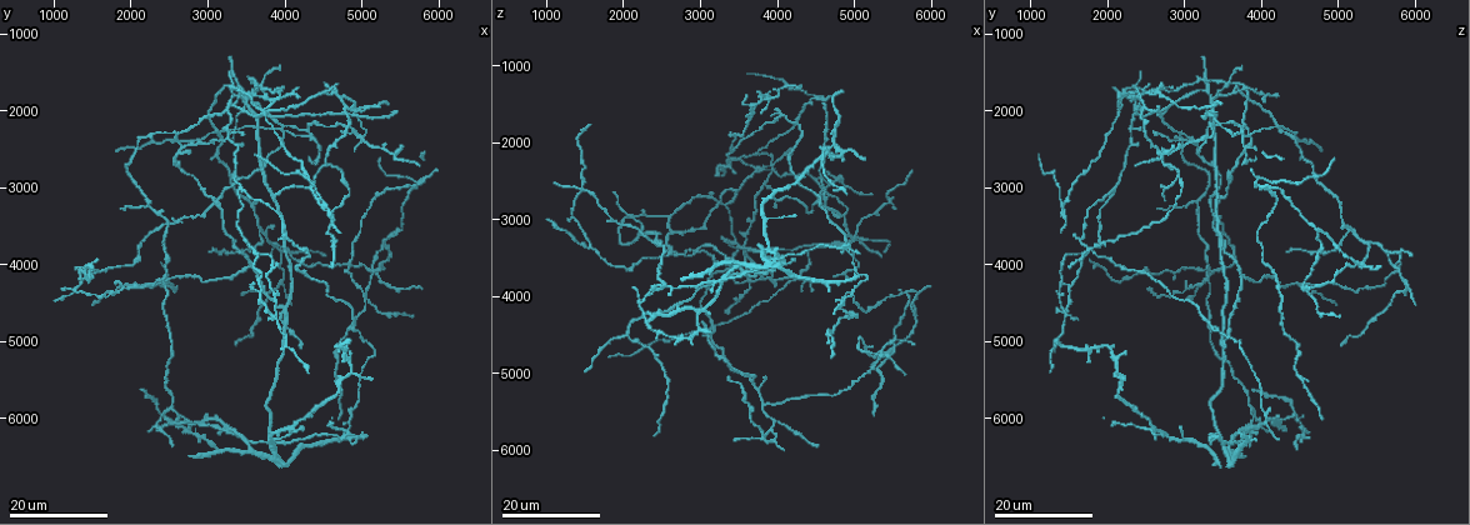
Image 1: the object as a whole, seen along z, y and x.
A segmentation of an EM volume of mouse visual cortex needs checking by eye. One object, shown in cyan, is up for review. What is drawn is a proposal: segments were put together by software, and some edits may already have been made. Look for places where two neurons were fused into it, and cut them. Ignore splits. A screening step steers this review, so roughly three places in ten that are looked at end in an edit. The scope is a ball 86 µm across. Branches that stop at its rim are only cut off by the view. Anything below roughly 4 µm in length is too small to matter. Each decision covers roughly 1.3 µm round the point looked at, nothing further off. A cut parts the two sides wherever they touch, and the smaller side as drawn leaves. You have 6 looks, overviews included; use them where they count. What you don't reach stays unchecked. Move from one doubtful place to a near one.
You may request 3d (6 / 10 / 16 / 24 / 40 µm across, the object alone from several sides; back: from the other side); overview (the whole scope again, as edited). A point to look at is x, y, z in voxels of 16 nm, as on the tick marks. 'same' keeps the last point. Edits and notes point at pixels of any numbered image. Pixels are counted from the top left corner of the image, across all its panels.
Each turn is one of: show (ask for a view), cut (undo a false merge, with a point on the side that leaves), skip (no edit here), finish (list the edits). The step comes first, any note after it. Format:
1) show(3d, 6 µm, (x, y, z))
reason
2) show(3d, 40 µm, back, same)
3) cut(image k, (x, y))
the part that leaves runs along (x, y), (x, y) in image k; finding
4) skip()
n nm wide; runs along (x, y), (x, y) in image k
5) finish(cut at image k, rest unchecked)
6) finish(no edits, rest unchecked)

show(3d, 24 µm, (3800, 1750, 2550))
three arms meet

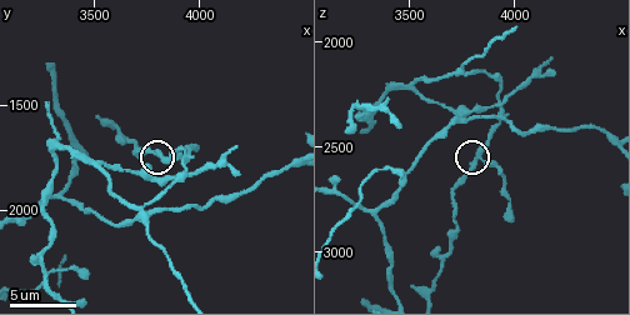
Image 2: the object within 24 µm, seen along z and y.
show(3d, 10 µm, (3840, 1740, 2550))

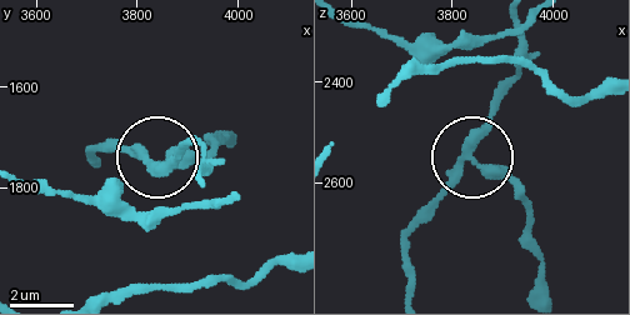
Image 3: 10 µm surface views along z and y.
skip()
3 arms; continuous, no second neuron

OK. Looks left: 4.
show(3d, 6 µm, (3330, 1940, 2810))
branch point

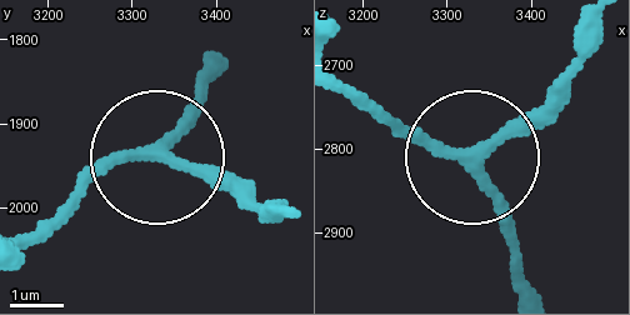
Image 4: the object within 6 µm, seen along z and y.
skip()
3 arms; runs along (216, 59), (166, 153), (251, 206) in image 4; one neuron here

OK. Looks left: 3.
show(3d, 16 µm, (3900, 4700, 1450))
looks like a crossing

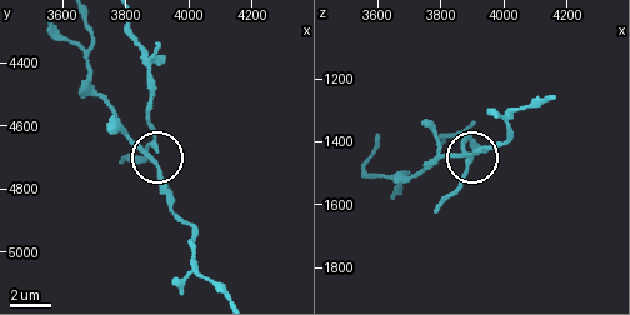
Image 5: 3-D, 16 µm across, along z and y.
show(3d, 6 µm, (3890, 4700, 1440))

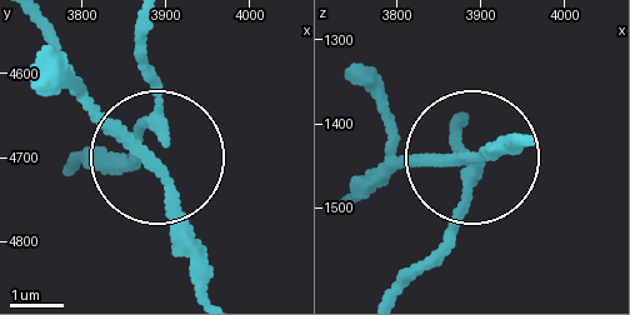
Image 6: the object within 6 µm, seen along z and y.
skip()
4 arms; all the same neuron

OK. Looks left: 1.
finish(no edits, rest unchecked)

